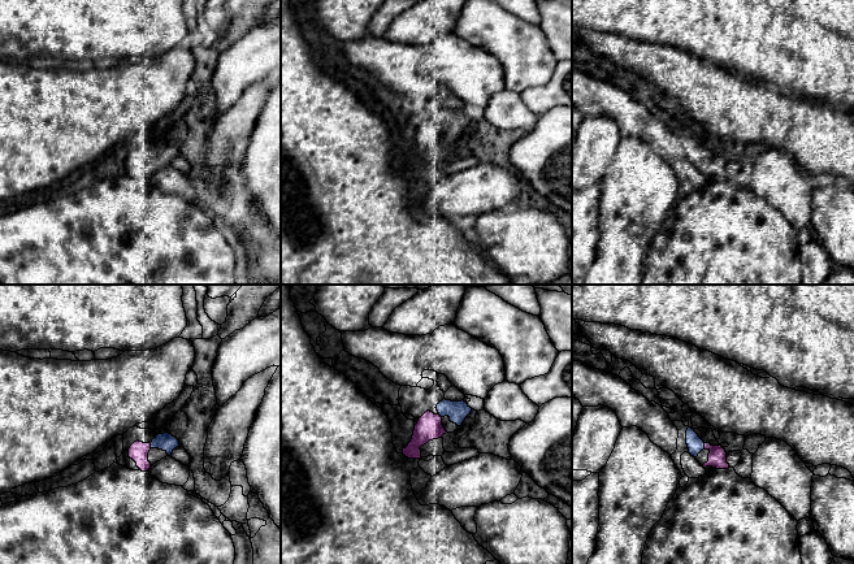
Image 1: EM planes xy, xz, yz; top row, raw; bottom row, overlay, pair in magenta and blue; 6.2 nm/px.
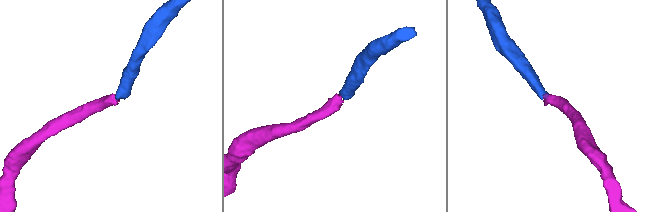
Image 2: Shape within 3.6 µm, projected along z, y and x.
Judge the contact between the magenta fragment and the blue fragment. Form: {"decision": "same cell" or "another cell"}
{"decision": "same cell"}

